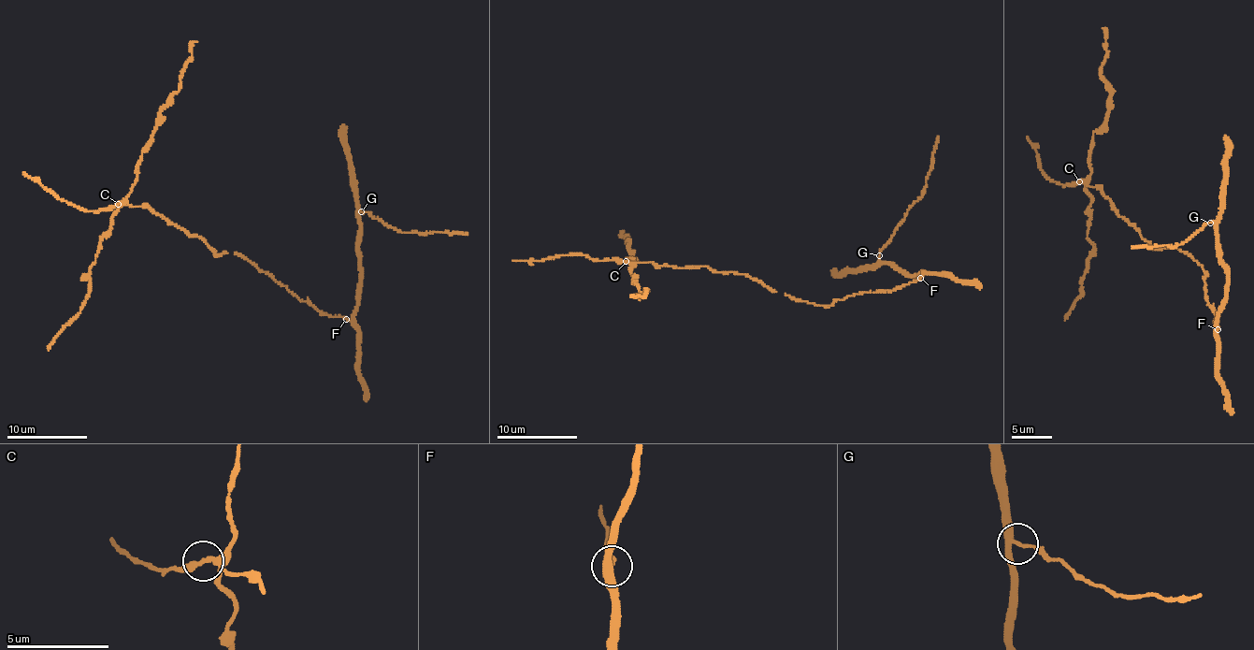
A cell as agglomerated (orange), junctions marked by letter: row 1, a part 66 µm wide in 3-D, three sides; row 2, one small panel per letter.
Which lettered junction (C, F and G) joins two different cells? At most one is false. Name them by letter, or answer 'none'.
C

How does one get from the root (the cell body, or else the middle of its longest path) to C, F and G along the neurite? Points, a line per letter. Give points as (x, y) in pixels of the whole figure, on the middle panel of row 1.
C: (810, 303), (772, 292), (750, 276), (716, 272), (708, 266), (679, 267), (656, 266), (652, 262), (625, 261)
F: (810, 303), (830, 305), (849, 296), (890, 292), (920, 278)
G: (810, 303), (830, 305), (849, 296), (890, 292), (922, 276), (923, 272), (908, 274), (883, 263), (879, 255)

